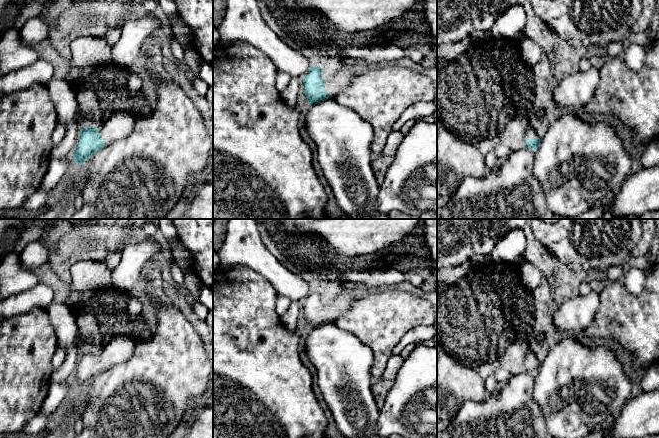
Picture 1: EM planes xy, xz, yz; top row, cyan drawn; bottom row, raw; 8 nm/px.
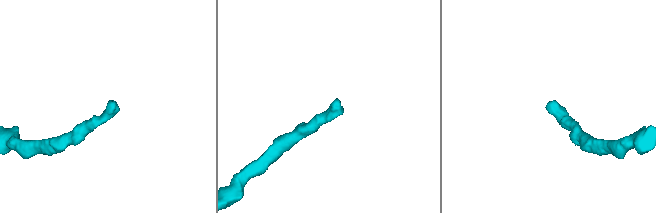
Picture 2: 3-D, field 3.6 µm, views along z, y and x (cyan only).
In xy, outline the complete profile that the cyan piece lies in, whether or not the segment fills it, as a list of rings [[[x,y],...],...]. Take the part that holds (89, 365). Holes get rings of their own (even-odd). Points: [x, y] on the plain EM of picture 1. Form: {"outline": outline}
{"outline": [[[119,335],[112,338],[98,352],[83,351],[72,377],[75,387],[82,388],[104,370],[127,361],[133,355],[138,340],[129,335]]]}

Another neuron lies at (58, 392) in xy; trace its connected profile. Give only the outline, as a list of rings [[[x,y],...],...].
[[[72,378],[63,382],[51,383],[48,393],[42,403],[40,413],[45,416],[52,415],[72,392],[74,392],[74,382]]]

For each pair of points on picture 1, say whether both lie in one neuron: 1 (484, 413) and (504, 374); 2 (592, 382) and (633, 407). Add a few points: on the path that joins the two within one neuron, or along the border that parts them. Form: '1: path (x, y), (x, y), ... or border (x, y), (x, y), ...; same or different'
1: border (510, 375), (500, 386); different
2: border (630, 398), (620, 409); different

